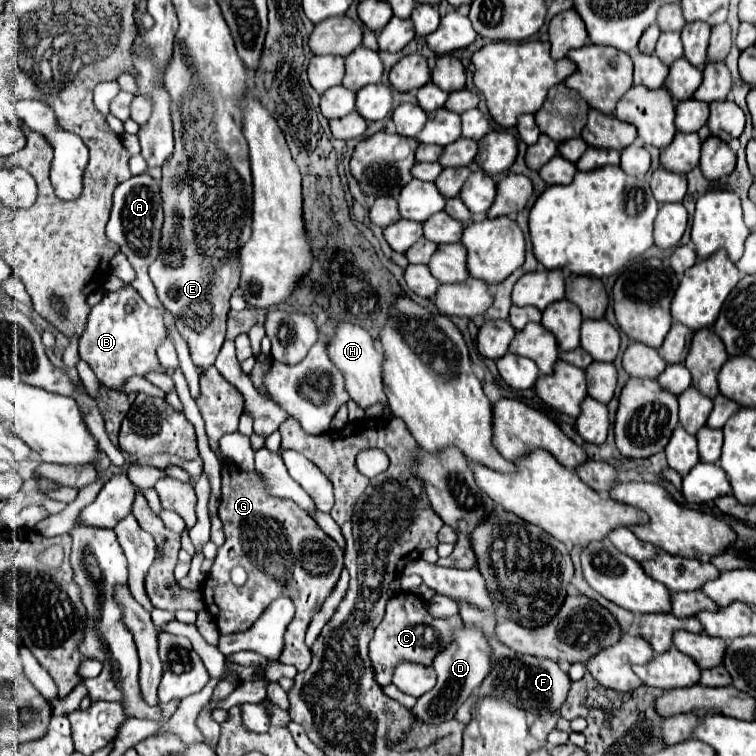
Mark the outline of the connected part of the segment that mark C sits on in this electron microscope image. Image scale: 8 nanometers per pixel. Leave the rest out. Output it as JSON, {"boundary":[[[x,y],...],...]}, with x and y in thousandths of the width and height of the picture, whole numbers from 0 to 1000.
{"boundary":[[[524,784],[513,800],[505,824],[489,848],[489,874],[495,882],[495,896],[500,906],[513,906],[519,898],[519,885],[526,874],[540,872],[550,877],[569,877],[571,869],[595,851],[595,832],[611,827],[606,813],[593,819],[574,819],[563,808],[563,798],[545,784]]]}

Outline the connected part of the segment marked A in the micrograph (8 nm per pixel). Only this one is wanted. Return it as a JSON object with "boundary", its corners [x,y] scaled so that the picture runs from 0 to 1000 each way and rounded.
{"boundary":[[[180,231],[172,234],[169,239],[159,242],[151,250],[151,271],[148,271],[148,282],[146,282],[146,292],[140,300],[140,311],[146,311],[146,316],[151,321],[156,321],[159,332],[172,343],[172,348],[180,356],[180,369],[175,372],[175,377],[180,380],[180,385],[188,390],[188,396],[204,406],[220,414],[220,409],[214,406],[214,401],[209,401],[209,390],[201,382],[201,372],[196,366],[196,351],[209,340],[212,335],[212,300],[214,300],[214,263],[212,263],[212,247],[209,242],[196,231]]]}

